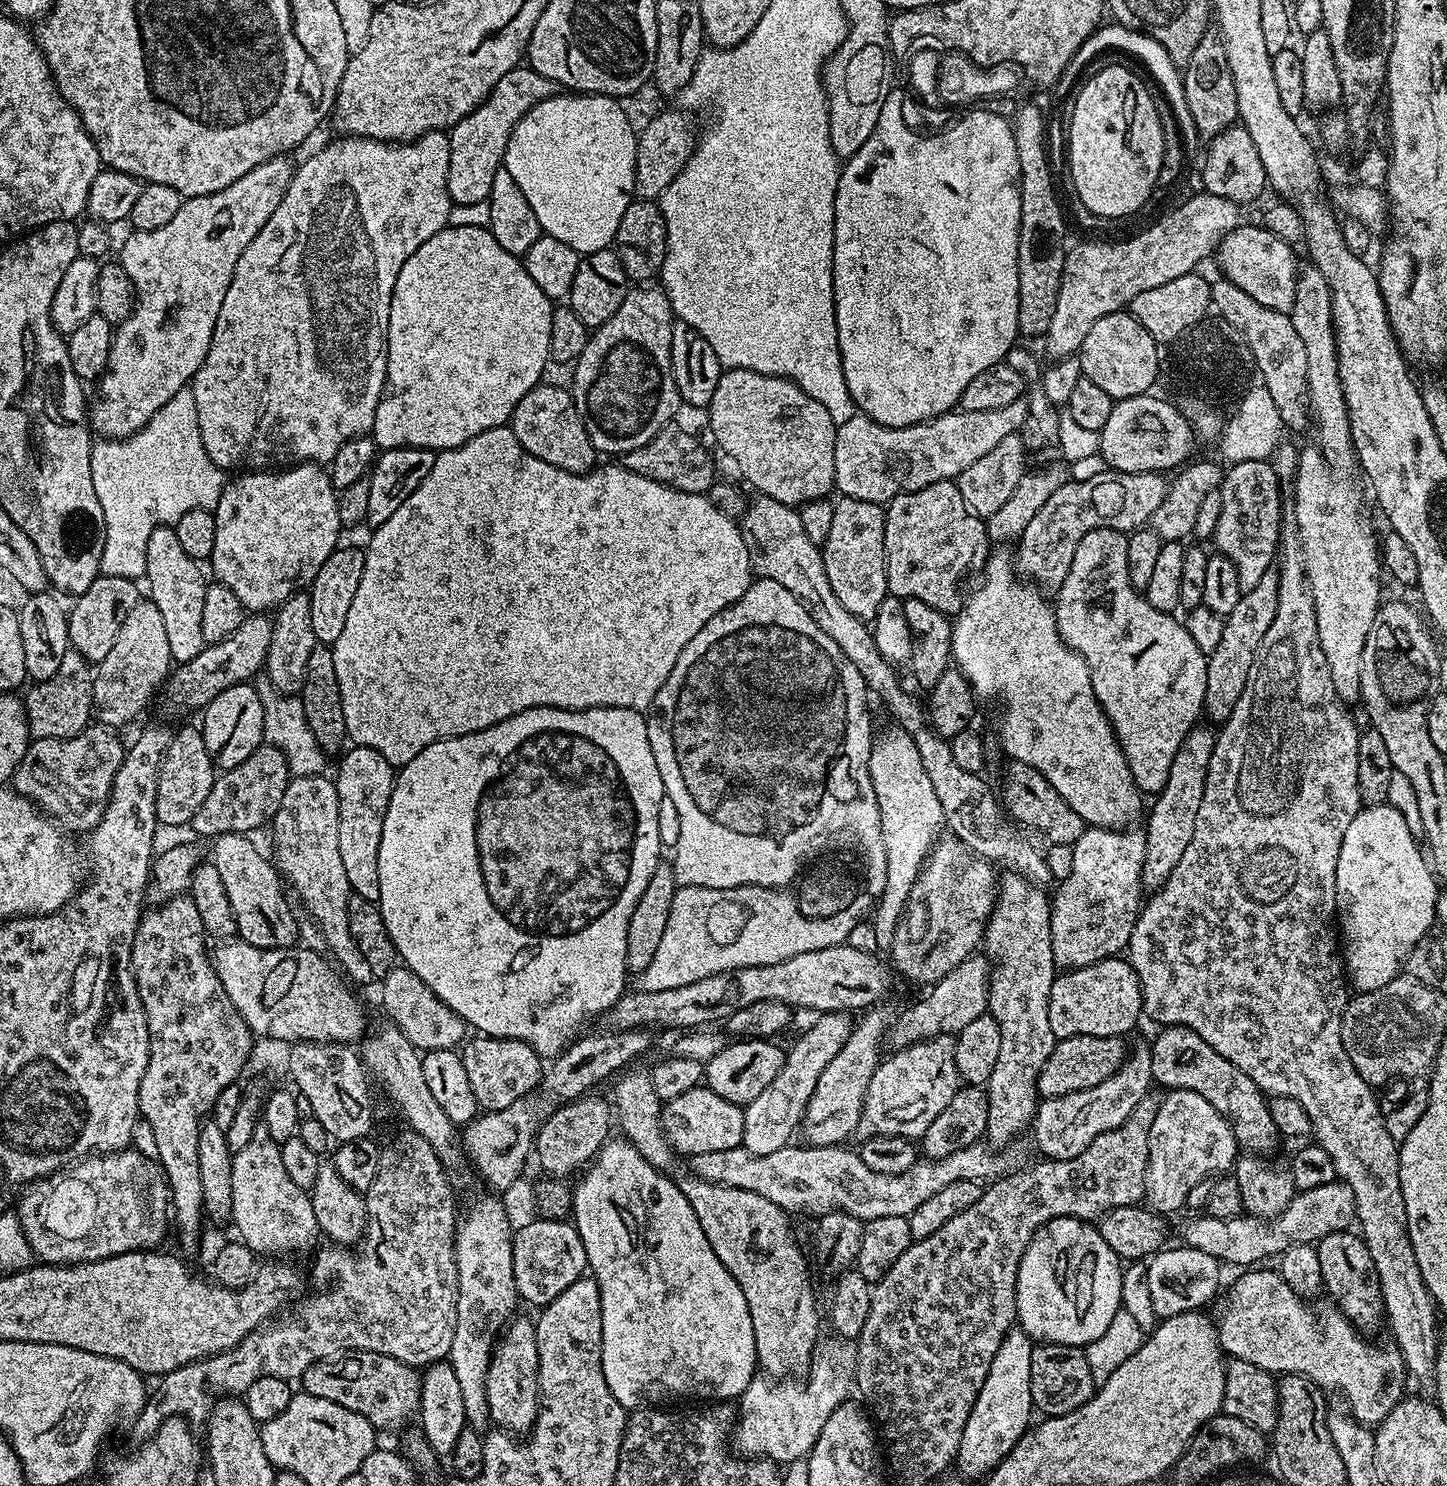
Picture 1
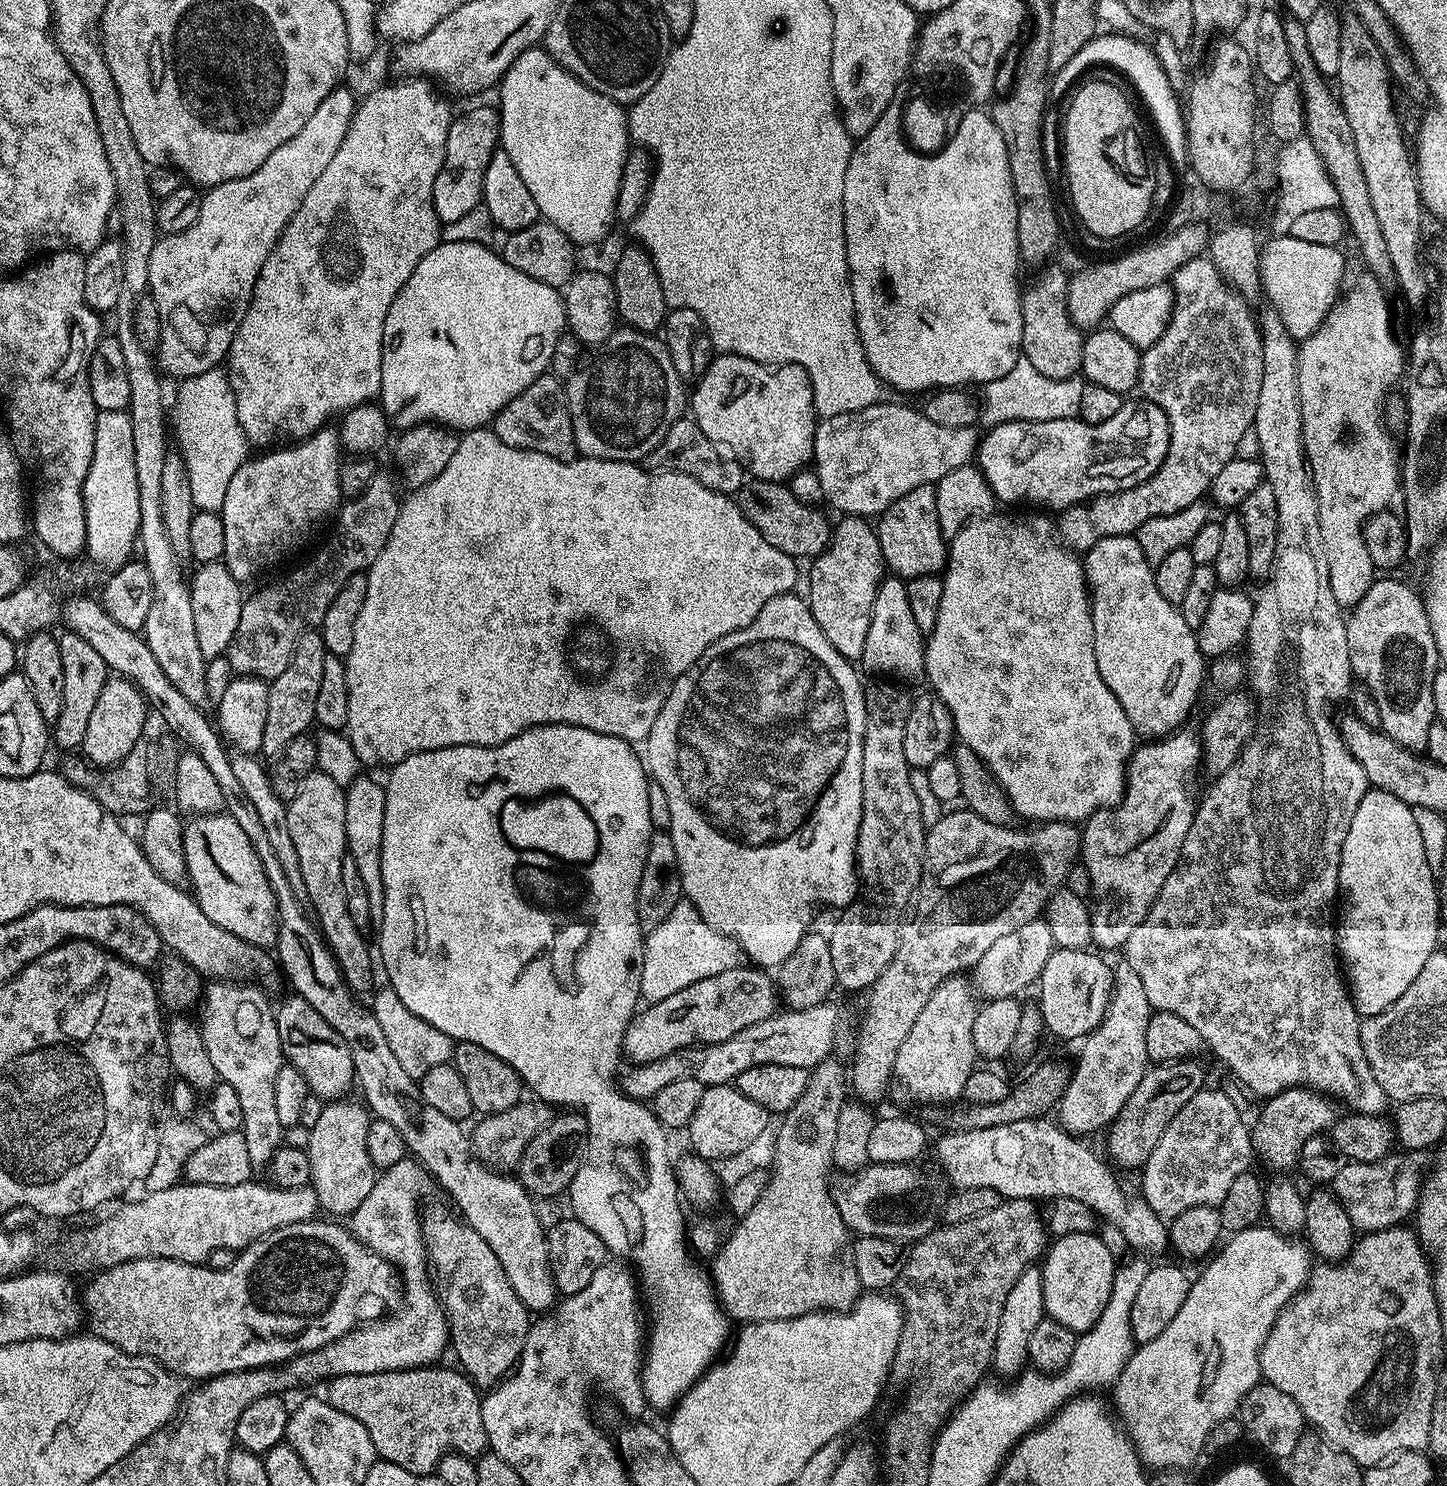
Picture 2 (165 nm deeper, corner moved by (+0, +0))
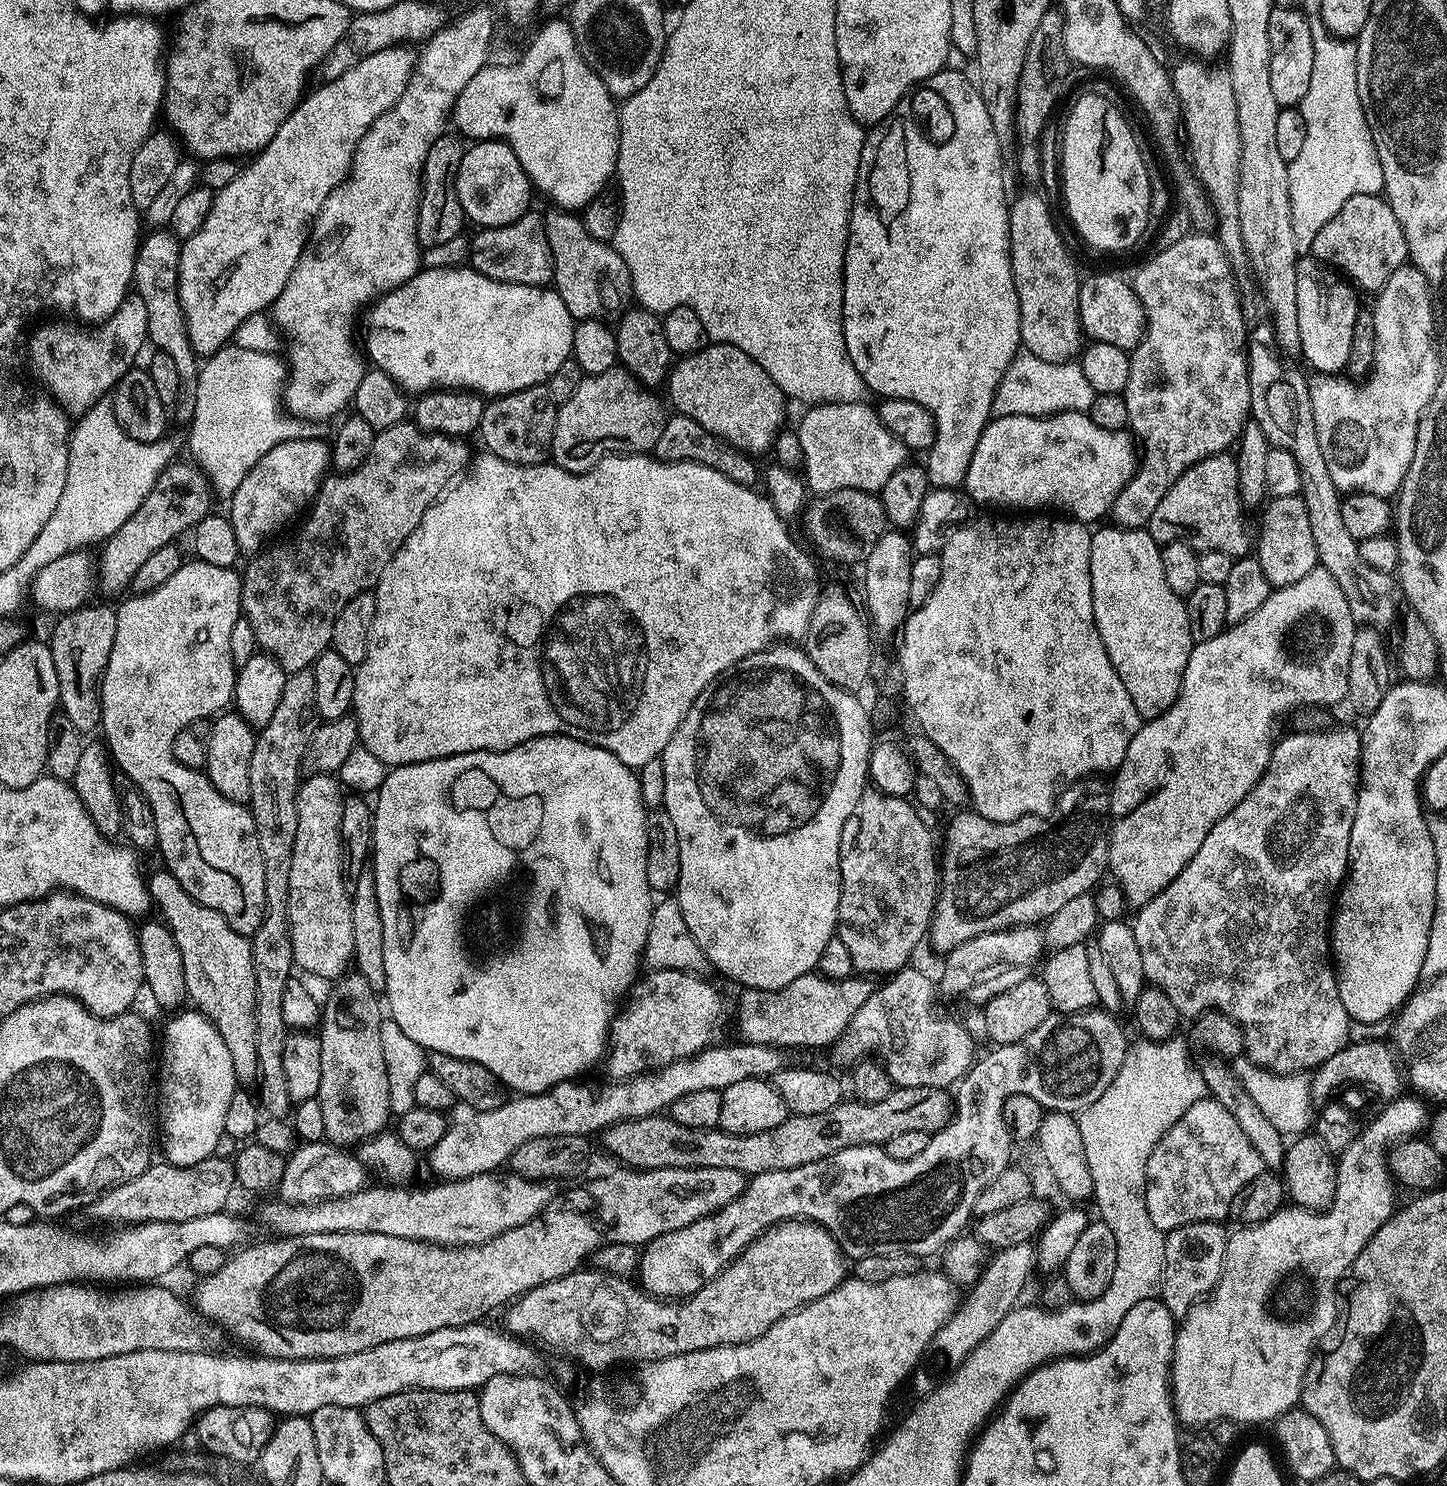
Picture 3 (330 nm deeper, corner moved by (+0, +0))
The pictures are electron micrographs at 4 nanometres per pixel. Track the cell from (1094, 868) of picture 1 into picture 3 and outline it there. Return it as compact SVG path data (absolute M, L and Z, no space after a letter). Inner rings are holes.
M1318 566L1310 570L1310 574L1298 578L1298 582L1272 591L1266 602L1262 602L1262 606L1258 606L1258 610L1250 614L1250 618L1225 627L1223 632L1206 642L1193 643L1192 653L1186 662L1182 686L1178 690L1178 698L1172 703L1170 710L1166 710L1158 718L1141 723L1138 734L1134 734L1134 738L1130 738L1130 746L1126 746L1126 758L1111 777L1113 780L1108 801L1110 827L1107 871L1116 875L1113 876L1115 883L1120 885L1122 894L1133 909L1145 908L1155 896L1166 890L1166 886L1170 886L1170 882L1174 882L1174 878L1178 878L1178 874L1182 874L1190 858L1194 858L1194 854L1198 854L1199 848L1202 847L1202 842L1206 842L1206 834L1210 834L1212 827L1222 818L1226 818L1226 814L1230 814L1230 810L1234 810L1234 806L1238 806L1238 802L1242 802L1242 798L1246 798L1246 794L1250 794L1252 787L1260 781L1272 757L1272 719L1275 716L1305 704L1329 706L1328 704L1336 704L1347 697L1350 649L1354 646L1357 627L1356 619L1350 614L1350 606L1346 606L1346 594L1342 594L1342 586L1338 586L1336 579L1325 568Z

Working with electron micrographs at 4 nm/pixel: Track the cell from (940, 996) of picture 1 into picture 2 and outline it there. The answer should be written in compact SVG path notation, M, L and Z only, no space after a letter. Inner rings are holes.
M1037 918L1026 922L1026 926L1018 926L1014 934L1005 934L998 938L986 954L977 962L975 968L971 969L970 979L975 991L984 1000L997 1000L998 998L1019 997L1028 987L1039 981L1042 970L1046 966L1046 958L1056 948L1056 943L1050 932L1047 919Z

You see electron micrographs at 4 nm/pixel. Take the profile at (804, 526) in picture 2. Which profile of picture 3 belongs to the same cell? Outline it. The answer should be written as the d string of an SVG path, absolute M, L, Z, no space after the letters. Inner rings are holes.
M847 488L846 490L834 490L825 492L813 503L807 505L802 518L807 522L806 532L809 540L812 542L815 550L828 560L837 560L840 564L863 565L867 556L878 542L881 535L886 531L886 521L884 519L884 507L880 505L879 495Z

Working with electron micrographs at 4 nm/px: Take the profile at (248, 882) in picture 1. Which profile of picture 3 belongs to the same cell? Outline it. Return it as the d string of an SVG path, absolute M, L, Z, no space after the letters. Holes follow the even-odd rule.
M195 558L189 560L189 564L188 561L181 563L180 568L174 570L174 574L170 574L170 578L166 578L166 582L162 582L162 586L158 586L149 592L129 595L127 597L129 600L121 608L117 607L115 609L114 646L110 650L110 658L104 676L100 679L100 728L102 733L104 732L102 738L106 743L113 765L119 771L121 768L136 783L133 784L135 791L141 792L146 798L150 810L154 810L156 842L158 853L160 852L161 858L164 859L163 867L170 874L174 874L174 878L178 878L182 890L186 890L186 894L190 894L190 898L194 898L202 906L210 906L210 910L218 910L218 914L222 914L222 918L226 918L226 922L230 922L233 930L238 934L251 938L258 930L258 926L264 917L264 899L266 898L266 882L262 874L262 850L258 846L258 830L254 826L251 807L230 802L230 798L223 796L208 781L207 775L203 771L188 768L182 762L178 762L178 758L172 749L176 741L176 735L183 728L190 726L196 720L215 717L221 710L227 709L224 708L227 704L229 707L233 703L236 695L236 674L238 669L230 654L230 633L234 630L234 622L242 619L242 609L240 607L242 576L235 567L210 566L210 562L202 562Z

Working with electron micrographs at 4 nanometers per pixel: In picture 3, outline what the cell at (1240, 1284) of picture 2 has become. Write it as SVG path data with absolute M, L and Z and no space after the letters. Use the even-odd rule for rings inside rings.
M1408 1094L1401 1095L1399 1100L1392 1101L1391 1104L1383 1105L1380 1113L1373 1118L1369 1124L1365 1123L1360 1129L1359 1136L1342 1153L1339 1153L1336 1165L1336 1197L1334 1202L1324 1212L1311 1212L1305 1208L1295 1206L1285 1206L1277 1210L1266 1222L1258 1222L1247 1226L1237 1227L1228 1238L1226 1254L1224 1255L1224 1265L1220 1281L1215 1288L1194 1305L1190 1311L1182 1317L1176 1329L1176 1341L1172 1351L1172 1370L1170 1373L1170 1387L1172 1398L1176 1409L1176 1419L1181 1425L1188 1428L1204 1428L1215 1425L1222 1420L1230 1420L1237 1425L1240 1424L1264 1424L1275 1422L1284 1412L1300 1404L1300 1391L1304 1389L1304 1382L1309 1375L1308 1363L1312 1360L1312 1347L1327 1334L1332 1328L1332 1323L1336 1320L1336 1279L1339 1276L1347 1277L1353 1262L1362 1254L1366 1242L1370 1242L1372 1235L1387 1222L1393 1214L1394 1203L1392 1204L1392 1184L1394 1177L1388 1170L1388 1149L1390 1145L1405 1138L1415 1137L1423 1133L1426 1128L1426 1121L1429 1119L1429 1109L1424 1109L1425 1101L1420 1098L1411 1100Z

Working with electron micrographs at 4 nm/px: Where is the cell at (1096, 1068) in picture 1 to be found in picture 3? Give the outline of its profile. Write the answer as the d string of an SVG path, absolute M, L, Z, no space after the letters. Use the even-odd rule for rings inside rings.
M910 1086L909 1088L893 1087L890 1094L882 1101L873 1104L861 1102L841 1102L830 1110L821 1114L789 1115L773 1129L762 1130L761 1133L748 1135L732 1135L721 1128L694 1130L682 1127L669 1115L657 1114L636 1120L623 1120L622 1123L612 1124L604 1130L602 1139L605 1146L627 1167L648 1171L658 1168L712 1168L738 1170L745 1176L758 1173L768 1173L770 1170L794 1169L798 1166L808 1165L810 1162L830 1158L830 1154L838 1154L838 1150L846 1150L863 1144L883 1146L895 1138L897 1134L922 1130L929 1134L941 1132L954 1115L954 1096L951 1091L930 1086Z

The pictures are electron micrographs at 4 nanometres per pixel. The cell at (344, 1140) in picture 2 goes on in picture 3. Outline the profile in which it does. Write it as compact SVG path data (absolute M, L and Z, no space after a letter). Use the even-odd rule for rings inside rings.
M345 974L331 985L332 993L325 999L322 1004L322 1019L318 1025L318 1035L320 1038L320 1049L322 1050L322 1086L320 1087L320 1095L318 1097L322 1106L322 1119L326 1125L324 1135L327 1143L335 1146L350 1146L353 1144L359 1146L365 1140L376 1136L378 1133L385 1131L387 1120L392 1116L392 1107L390 1106L390 1081L386 1079L386 1058L382 1058L382 1034L380 1033L380 1022L382 1013L380 1013L380 1004L376 1001L378 996L377 989L370 986L370 982L366 982L366 978L362 978L358 974Z

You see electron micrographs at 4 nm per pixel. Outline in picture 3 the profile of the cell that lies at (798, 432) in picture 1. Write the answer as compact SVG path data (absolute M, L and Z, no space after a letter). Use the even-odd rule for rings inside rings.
M709 343L701 352L680 356L669 371L667 399L677 413L694 418L698 426L721 436L743 452L757 454L773 447L784 424L784 391L738 346Z

